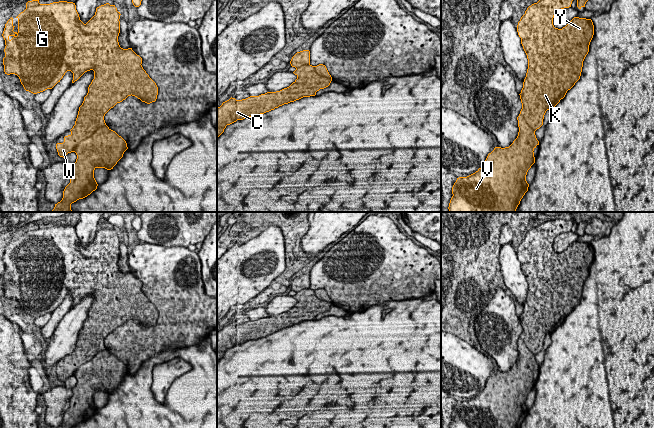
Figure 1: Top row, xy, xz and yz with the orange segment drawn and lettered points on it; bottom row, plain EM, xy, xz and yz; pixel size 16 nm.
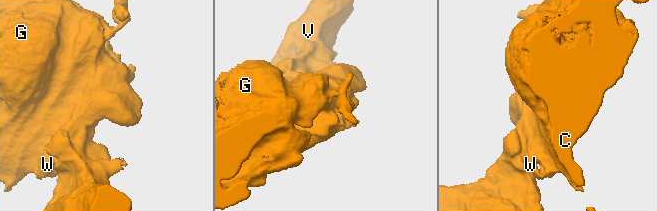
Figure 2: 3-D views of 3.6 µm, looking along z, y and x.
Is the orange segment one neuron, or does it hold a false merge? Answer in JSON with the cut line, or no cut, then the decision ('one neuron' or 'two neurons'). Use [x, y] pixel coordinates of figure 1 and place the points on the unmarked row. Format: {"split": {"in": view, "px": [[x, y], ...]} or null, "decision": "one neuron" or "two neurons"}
{"split": null, "decision": "one neuron"}

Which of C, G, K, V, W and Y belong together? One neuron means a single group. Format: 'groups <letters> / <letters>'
groups C G K V W Y

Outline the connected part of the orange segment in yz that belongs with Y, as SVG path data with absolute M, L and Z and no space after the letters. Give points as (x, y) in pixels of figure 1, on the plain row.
M564 219L541 222L529 230L521 241L517 256L527 279L528 293L519 318L522 333L517 341L518 360L509 371L495 371L488 378L484 390L475 397L457 402L449 428L520 428L528 415L526 399L535 387L533 375L539 369L535 355L543 349L546 335L551 335L580 303L583 285L594 259L591 243L574 241L562 253L554 251L556 236L571 231L572 225L571 220Z

